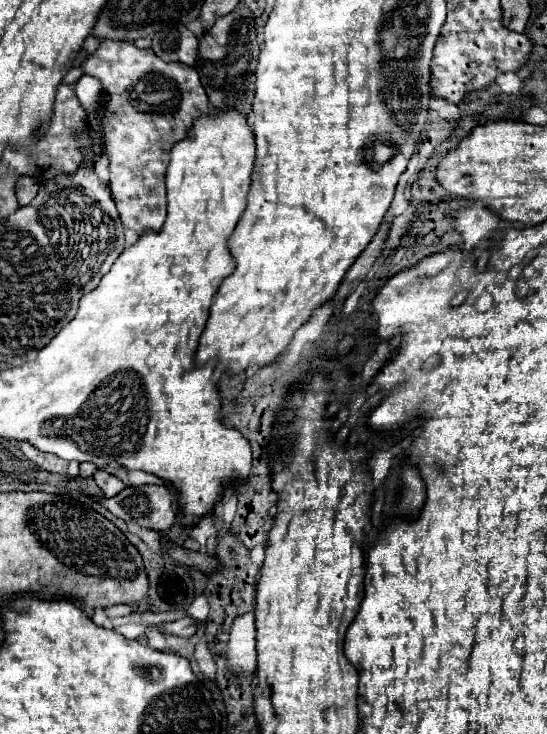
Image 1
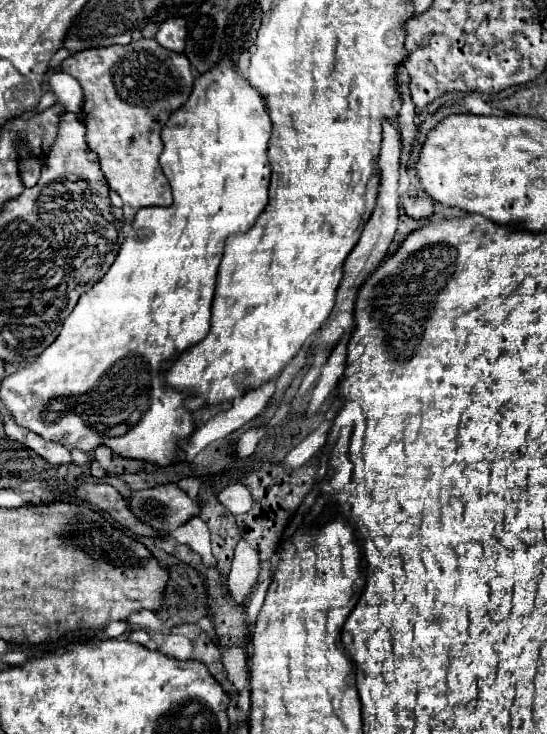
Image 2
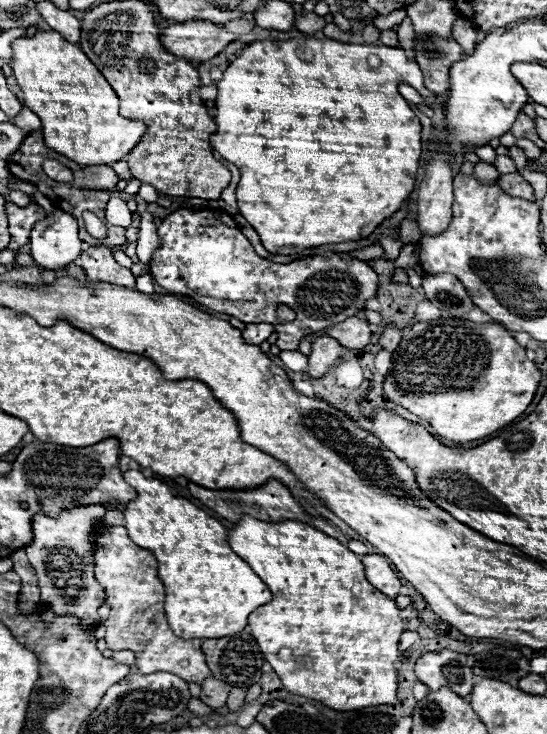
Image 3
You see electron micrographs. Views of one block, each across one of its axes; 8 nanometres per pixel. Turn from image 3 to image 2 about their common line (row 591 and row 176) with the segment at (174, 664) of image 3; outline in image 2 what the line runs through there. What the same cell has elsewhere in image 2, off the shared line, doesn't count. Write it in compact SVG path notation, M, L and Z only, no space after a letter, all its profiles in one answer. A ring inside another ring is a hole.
M140 38L132 40L126 46L90 48L86 52L72 54L62 62L60 70L68 72L82 84L84 104L80 116L86 126L86 142L90 150L98 154L100 168L108 180L110 190L114 190L122 198L124 218L132 222L134 214L144 206L170 206L170 184L158 166L158 156L162 152L160 128L166 122L166 116L170 116L170 112L182 106L186 102L186 96L190 94L194 76L190 70L190 62L186 60L186 54L166 50L156 40Z

